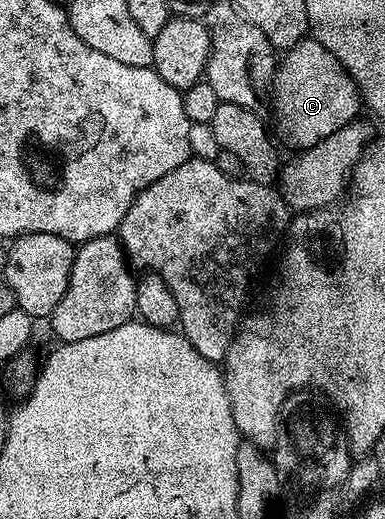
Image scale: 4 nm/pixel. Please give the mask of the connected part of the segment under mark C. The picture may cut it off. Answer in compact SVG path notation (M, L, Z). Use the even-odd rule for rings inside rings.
M306 37L280 56L271 84L272 107L282 137L293 149L304 149L321 143L358 118L357 110L362 110L363 100L355 81L338 59L320 41Z

